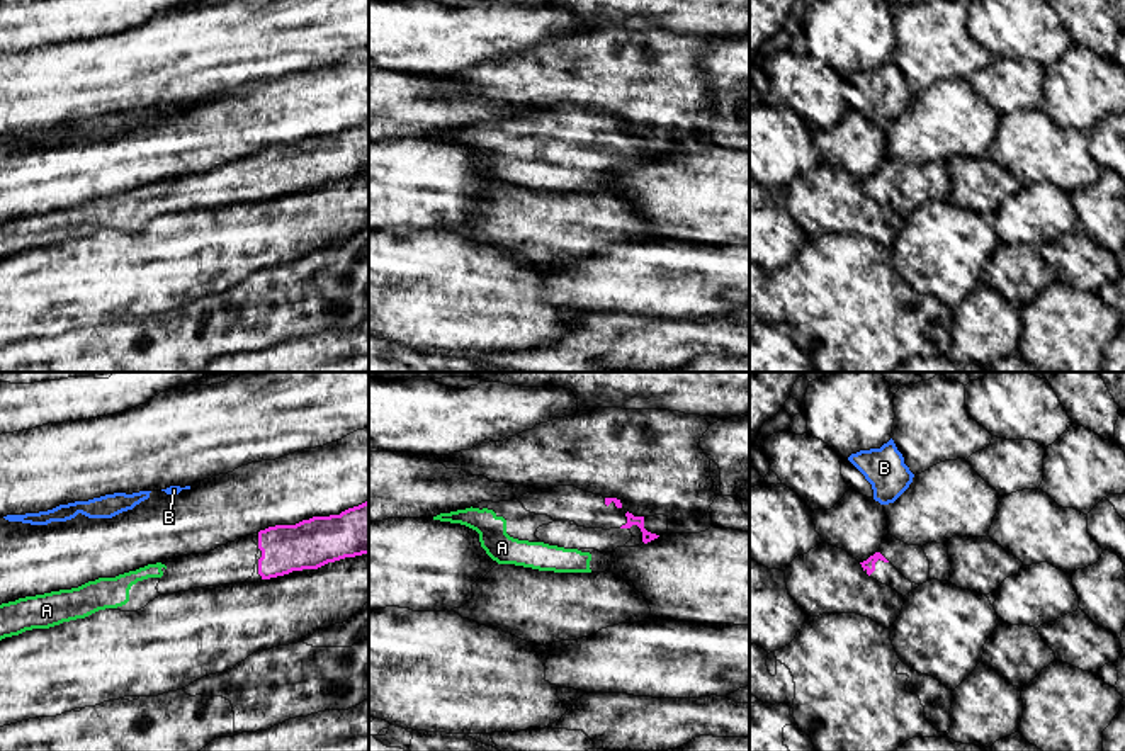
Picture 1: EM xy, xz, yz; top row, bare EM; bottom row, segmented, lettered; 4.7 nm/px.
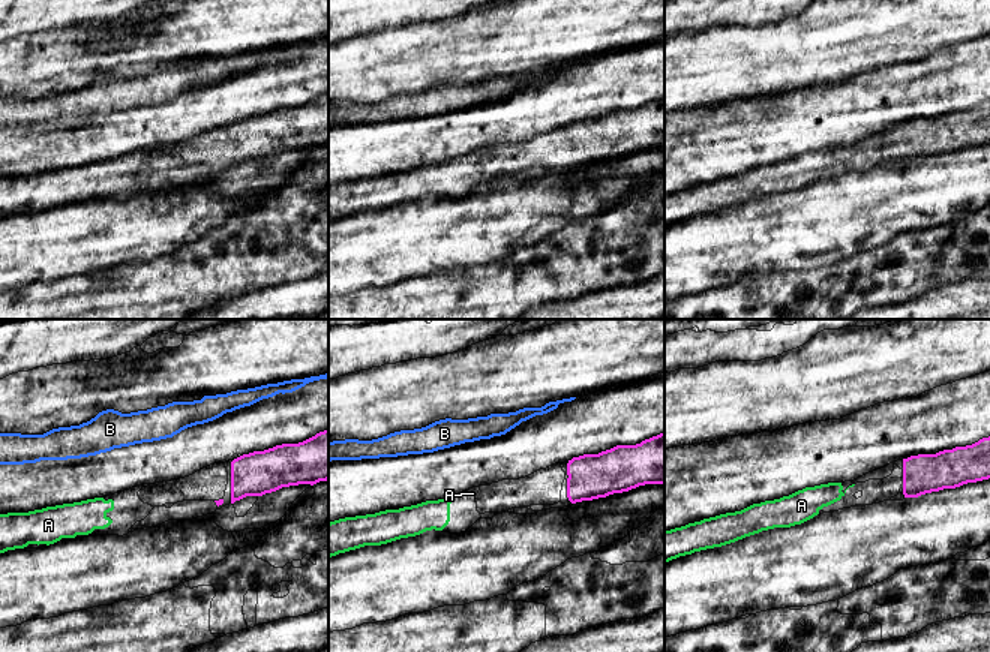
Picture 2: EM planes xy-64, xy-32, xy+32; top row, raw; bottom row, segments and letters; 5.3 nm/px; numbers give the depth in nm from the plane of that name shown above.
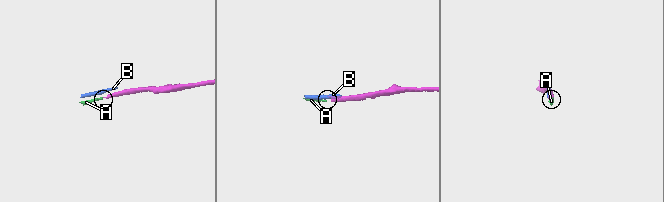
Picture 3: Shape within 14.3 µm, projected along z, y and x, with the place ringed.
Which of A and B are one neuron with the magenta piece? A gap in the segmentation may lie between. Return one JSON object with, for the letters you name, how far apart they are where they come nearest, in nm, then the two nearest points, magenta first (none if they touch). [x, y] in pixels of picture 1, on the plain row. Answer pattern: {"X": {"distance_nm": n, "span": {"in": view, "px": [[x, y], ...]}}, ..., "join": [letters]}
{"A": {"distance_nm": 190, "span": {"in": "xz", "px": [[621, 146], [590, 174]]}}, "join": ["A"]}

